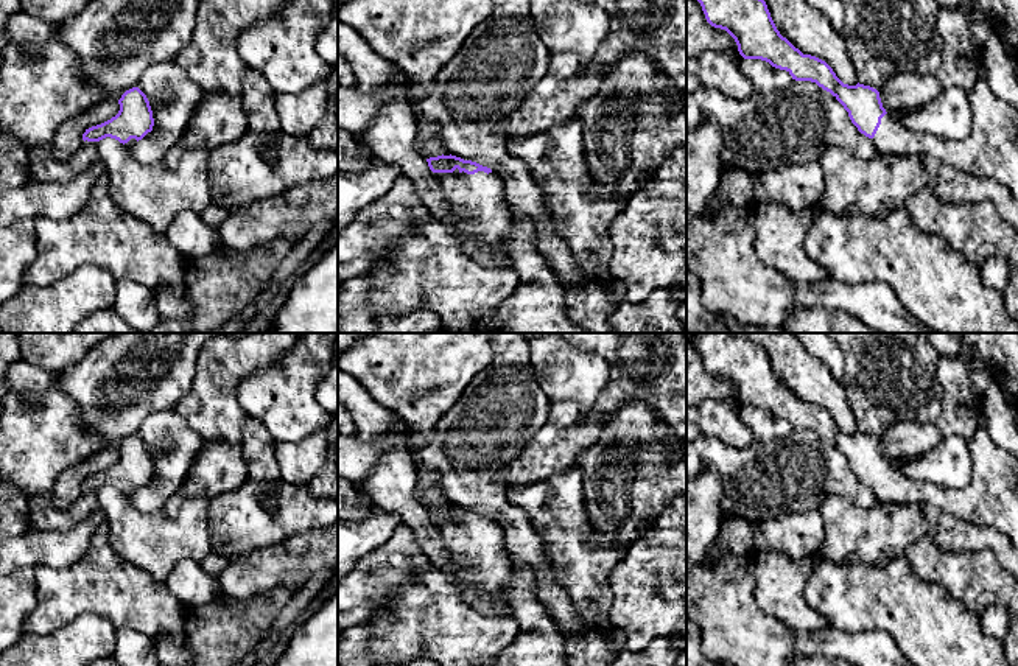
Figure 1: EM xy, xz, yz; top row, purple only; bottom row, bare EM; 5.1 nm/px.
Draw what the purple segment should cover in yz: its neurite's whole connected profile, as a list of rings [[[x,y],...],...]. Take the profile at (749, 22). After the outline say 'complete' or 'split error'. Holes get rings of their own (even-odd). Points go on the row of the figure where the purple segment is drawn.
[[[697,0],[707,22],[725,30],[744,59],[761,59],[786,70],[795,81],[816,82],[848,112],[851,123],[881,154],[931,156],[943,163],[990,177],[1018,199],[1018,110],[998,98],[981,76],[970,92],[971,132],[962,142],[906,128],[883,107],[870,86],[844,84],[822,59],[803,54],[777,30],[764,0]]]; split error

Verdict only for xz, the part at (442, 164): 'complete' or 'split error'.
split error

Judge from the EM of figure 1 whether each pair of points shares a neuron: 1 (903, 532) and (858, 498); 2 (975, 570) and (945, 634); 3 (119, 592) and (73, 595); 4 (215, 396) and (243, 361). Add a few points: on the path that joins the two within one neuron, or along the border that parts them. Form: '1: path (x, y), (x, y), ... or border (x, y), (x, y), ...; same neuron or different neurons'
1: border (836, 494), (863, 508), (870, 508), (878, 501); different neurons
2: border (928, 582), (937, 584), (978, 616); different neurons
3: path (108, 592), (84, 592); same neuron
4: path (217, 388), (235, 369); same neuron

